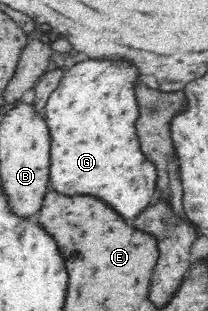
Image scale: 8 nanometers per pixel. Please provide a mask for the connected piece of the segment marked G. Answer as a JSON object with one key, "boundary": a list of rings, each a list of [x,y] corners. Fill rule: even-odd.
{"boundary":[[[79,58],[68,72],[63,73],[58,88],[50,94],[44,106],[43,119],[50,135],[48,190],[60,196],[76,196],[88,194],[96,200],[110,206],[116,214],[120,214],[126,222],[144,212],[152,200],[158,203],[156,186],[156,171],[154,165],[146,160],[140,152],[136,140],[134,120],[138,114],[134,89],[136,70],[120,64],[120,62],[98,62],[88,58]]]}

